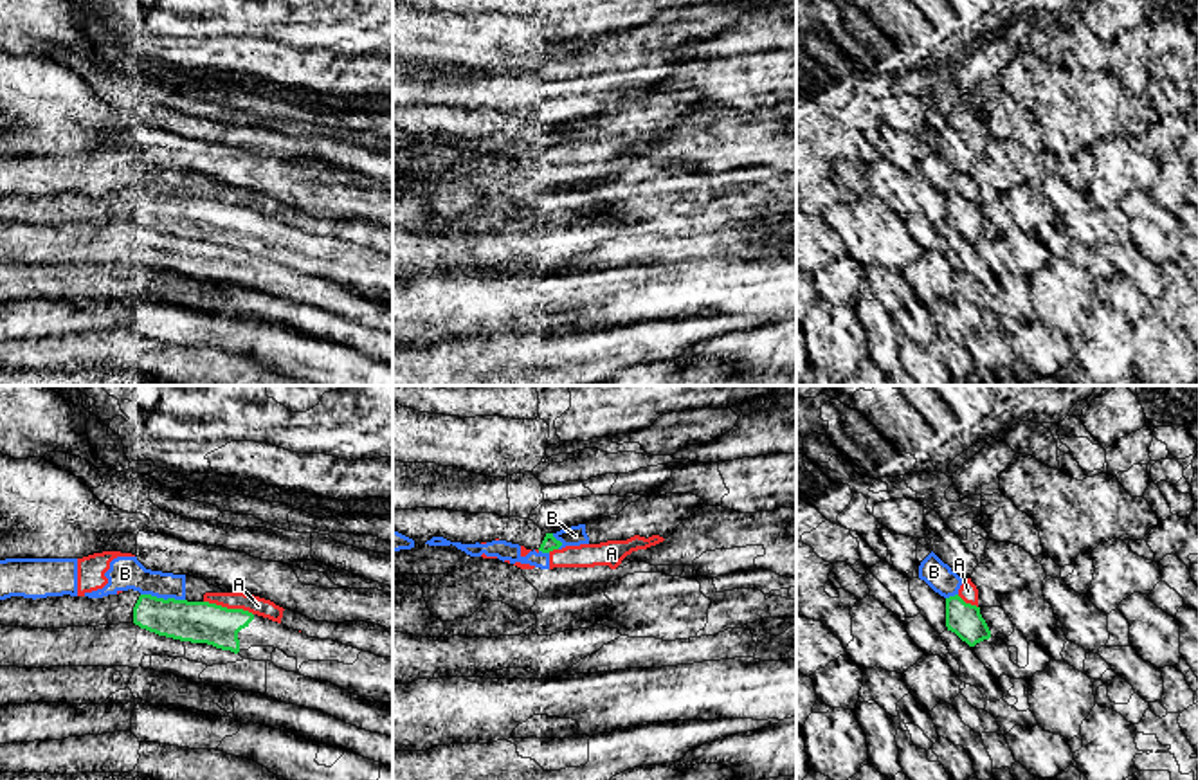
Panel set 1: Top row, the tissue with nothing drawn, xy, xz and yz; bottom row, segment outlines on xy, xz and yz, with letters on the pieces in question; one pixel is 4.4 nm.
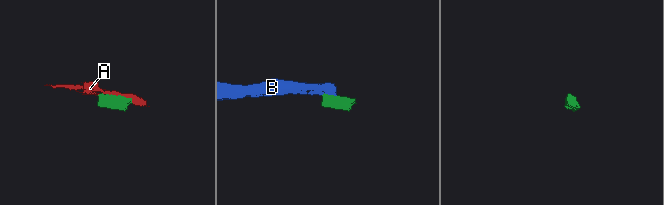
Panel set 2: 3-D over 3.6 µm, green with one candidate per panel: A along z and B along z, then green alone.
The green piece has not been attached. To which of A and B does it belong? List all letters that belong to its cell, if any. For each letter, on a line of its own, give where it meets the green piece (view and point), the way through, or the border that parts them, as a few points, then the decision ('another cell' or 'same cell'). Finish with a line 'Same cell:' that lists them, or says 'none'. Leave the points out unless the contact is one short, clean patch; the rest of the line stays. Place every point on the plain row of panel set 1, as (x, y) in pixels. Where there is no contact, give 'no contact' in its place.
A: xy (229, 206) | another cell
B: xy (163, 195) | another cell
Same cell: none

